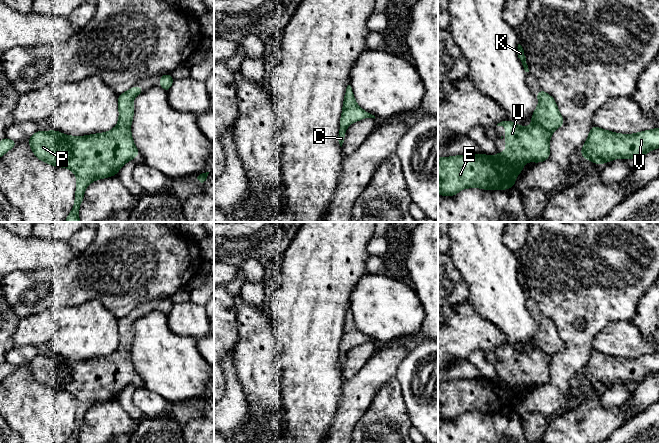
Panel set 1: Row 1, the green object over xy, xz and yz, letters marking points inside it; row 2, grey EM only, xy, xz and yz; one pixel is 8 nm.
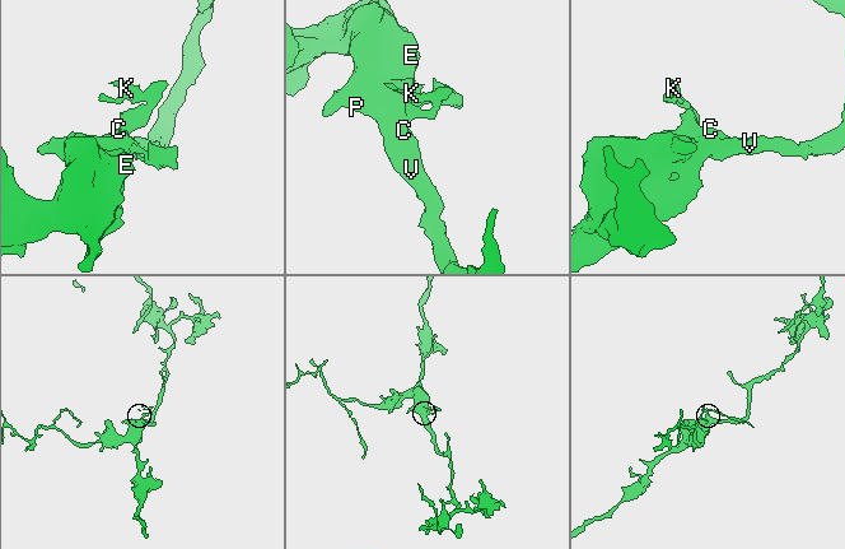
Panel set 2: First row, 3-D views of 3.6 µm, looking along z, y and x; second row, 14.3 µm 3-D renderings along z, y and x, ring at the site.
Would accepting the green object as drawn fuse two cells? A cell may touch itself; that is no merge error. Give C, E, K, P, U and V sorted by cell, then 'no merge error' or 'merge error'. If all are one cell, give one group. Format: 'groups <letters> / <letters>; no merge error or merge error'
groups C E K P U V; no merge error

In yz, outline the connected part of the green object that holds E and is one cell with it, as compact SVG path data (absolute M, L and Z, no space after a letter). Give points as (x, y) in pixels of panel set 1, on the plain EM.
M541 314L535 318L539 328L531 340L532 349L520 350L509 344L502 345L497 350L506 351L506 375L495 380L486 378L457 379L440 381L438 383L438 418L455 420L465 412L481 412L485 414L507 414L515 410L515 403L524 393L528 385L539 387L550 381L549 366L553 356L564 349L556 325L552 320Z

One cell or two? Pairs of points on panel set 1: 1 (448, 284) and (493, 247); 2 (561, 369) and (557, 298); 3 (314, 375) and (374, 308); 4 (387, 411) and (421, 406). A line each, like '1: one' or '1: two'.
1: two
2: one
3: two
4: two

